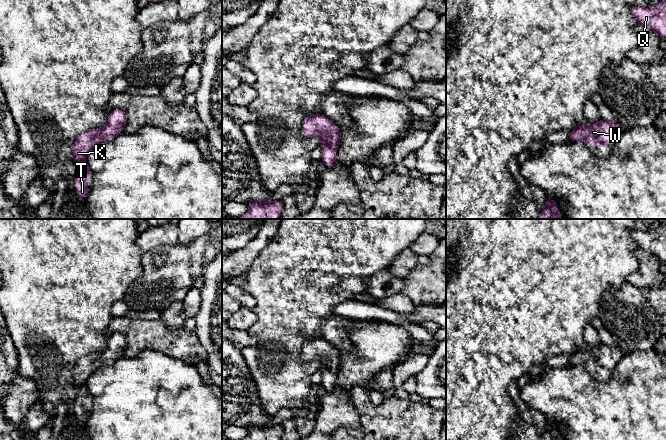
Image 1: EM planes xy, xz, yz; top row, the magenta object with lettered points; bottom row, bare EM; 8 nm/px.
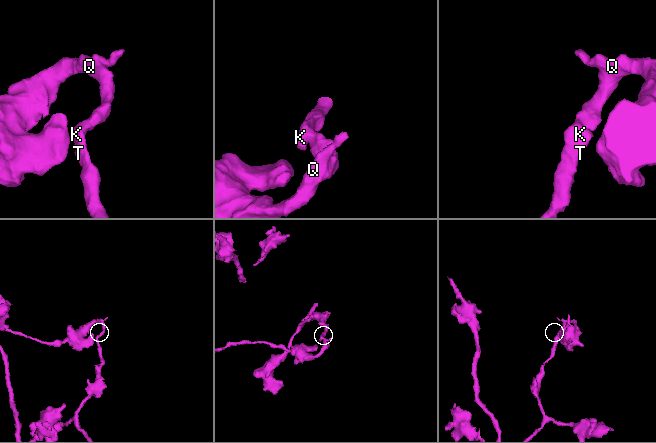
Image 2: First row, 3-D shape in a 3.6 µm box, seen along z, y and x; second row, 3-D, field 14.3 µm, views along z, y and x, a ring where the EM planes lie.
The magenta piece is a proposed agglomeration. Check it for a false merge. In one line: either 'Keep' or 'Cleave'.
Keep

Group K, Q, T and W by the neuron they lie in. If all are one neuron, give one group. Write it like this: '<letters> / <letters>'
K Q T W

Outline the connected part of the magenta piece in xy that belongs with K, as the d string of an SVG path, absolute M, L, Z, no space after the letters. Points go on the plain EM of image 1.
M113 333L104 351L91 353L79 358L72 370L72 380L76 388L76 398L74 405L78 410L74 417L81 423L85 423L90 415L90 411L84 409L85 406L93 405L93 398L88 391L86 382L88 378L100 367L112 365L123 357L127 347L127 338L122 333Z

